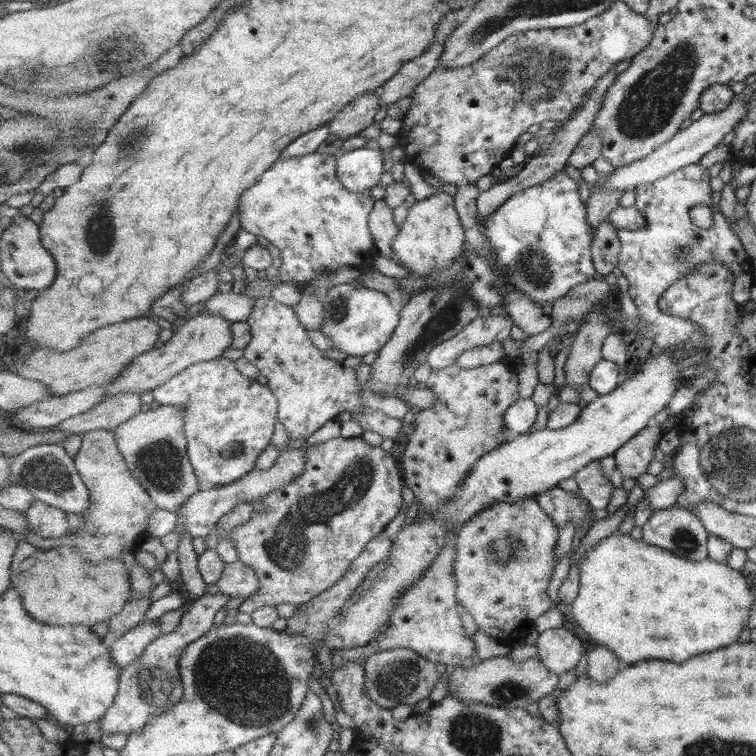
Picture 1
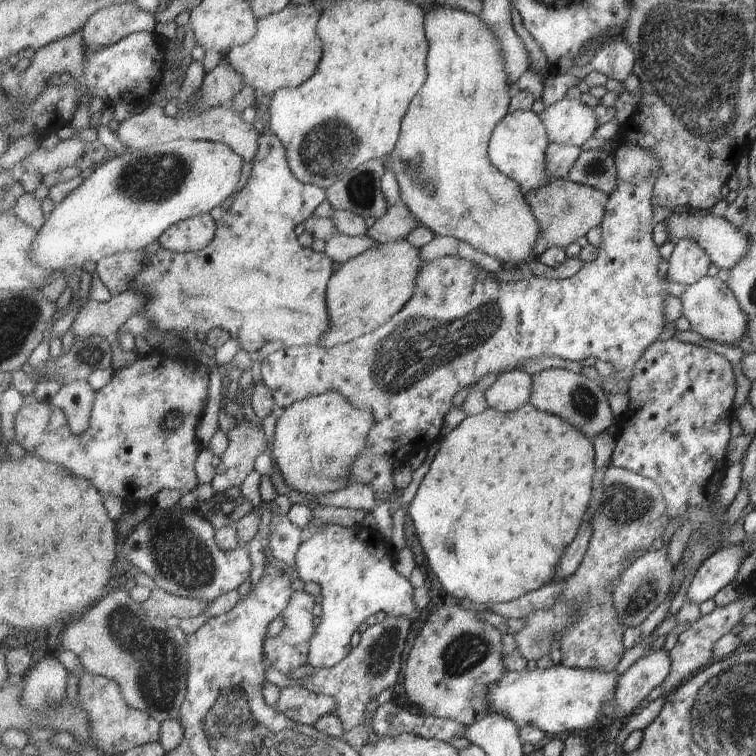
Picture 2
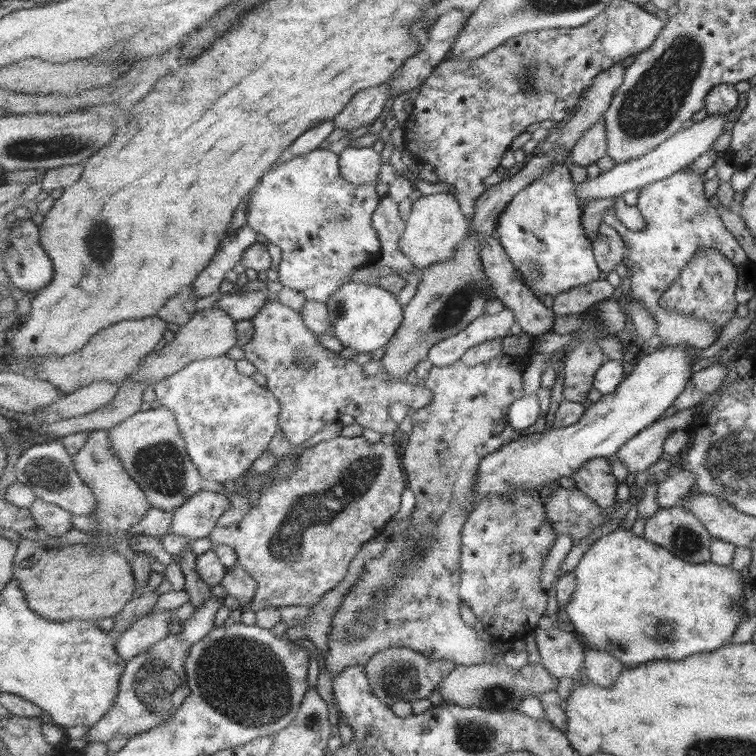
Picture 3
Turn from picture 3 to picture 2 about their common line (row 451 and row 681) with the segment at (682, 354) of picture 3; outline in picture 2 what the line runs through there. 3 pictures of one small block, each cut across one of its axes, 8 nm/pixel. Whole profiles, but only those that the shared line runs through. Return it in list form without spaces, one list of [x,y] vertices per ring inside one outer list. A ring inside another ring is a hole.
[[[563,664],[548,669],[537,666],[532,671],[506,671],[506,676],[493,684],[487,698],[490,714],[505,714],[519,728],[535,726],[549,734],[565,734],[591,730],[599,722],[605,703],[613,703],[619,682],[616,671],[581,670]]]

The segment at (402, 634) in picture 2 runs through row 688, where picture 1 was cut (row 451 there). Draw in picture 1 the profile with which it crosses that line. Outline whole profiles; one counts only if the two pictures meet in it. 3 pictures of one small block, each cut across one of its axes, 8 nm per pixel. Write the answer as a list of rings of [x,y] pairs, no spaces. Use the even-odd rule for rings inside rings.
[[[361,436],[353,438],[336,437],[328,439],[324,443],[317,443],[309,446],[306,456],[305,472],[300,474],[298,478],[294,478],[291,484],[280,486],[277,490],[273,489],[265,498],[262,498],[262,501],[266,504],[265,513],[258,514],[253,511],[251,517],[247,519],[243,525],[235,527],[230,531],[219,528],[221,540],[229,538],[232,544],[235,544],[237,547],[241,561],[256,570],[258,579],[260,580],[260,587],[251,597],[256,603],[255,608],[263,608],[264,606],[275,607],[281,603],[296,605],[305,604],[306,602],[309,602],[309,600],[313,600],[313,597],[316,597],[318,594],[324,593],[328,588],[335,586],[337,582],[345,576],[345,573],[348,572],[348,568],[352,565],[352,562],[364,552],[373,539],[384,532],[385,528],[389,526],[389,522],[399,514],[399,510],[401,510],[401,506],[403,506],[403,486],[405,486],[403,470],[397,469],[397,460],[393,458],[391,450],[385,451],[380,446],[371,446],[371,444],[367,444]]]

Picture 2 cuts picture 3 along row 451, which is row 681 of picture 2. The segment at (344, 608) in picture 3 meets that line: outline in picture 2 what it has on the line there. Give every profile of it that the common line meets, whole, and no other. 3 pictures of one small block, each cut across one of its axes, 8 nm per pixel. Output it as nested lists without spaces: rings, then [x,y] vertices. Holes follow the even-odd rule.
[[[459,604],[439,607],[421,626],[408,654],[404,670],[404,688],[407,698],[427,715],[454,720],[473,726],[491,713],[487,696],[496,682],[506,676],[504,663],[504,634],[479,618],[477,611],[465,610]]]

